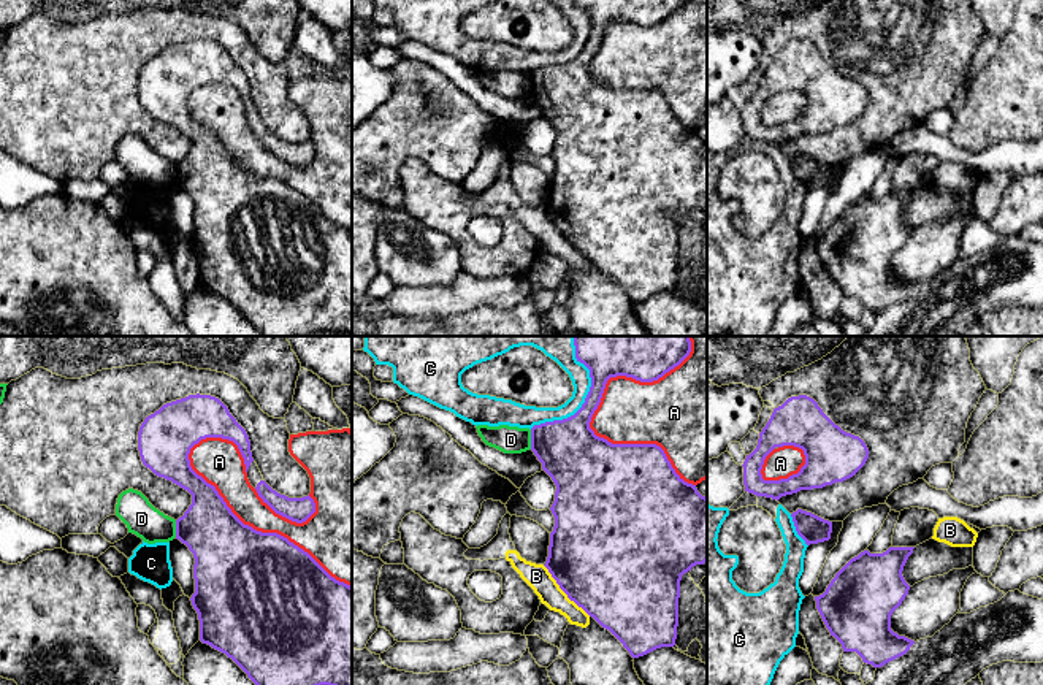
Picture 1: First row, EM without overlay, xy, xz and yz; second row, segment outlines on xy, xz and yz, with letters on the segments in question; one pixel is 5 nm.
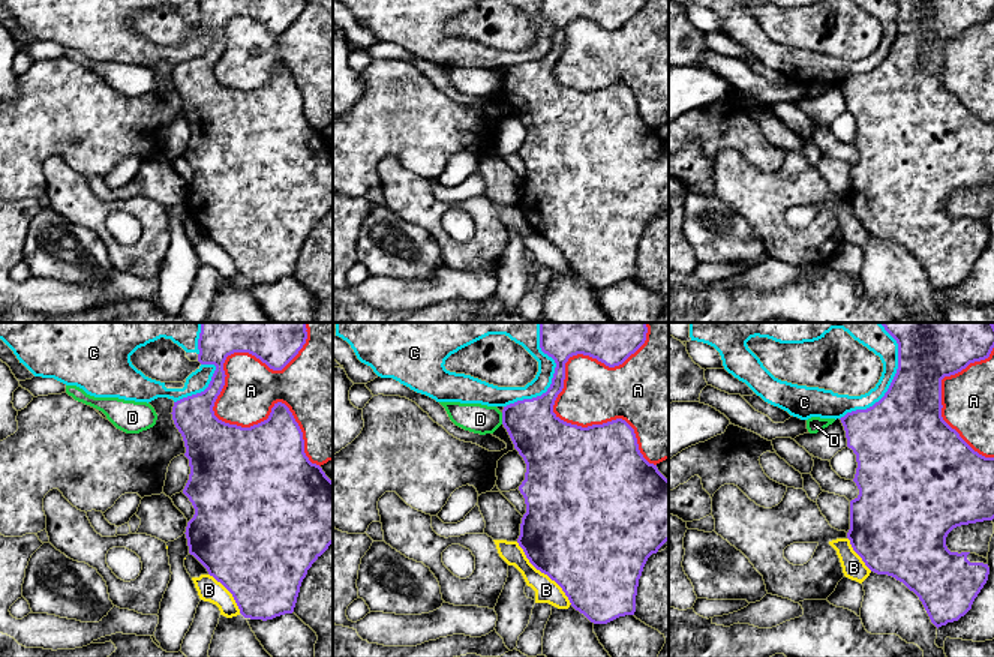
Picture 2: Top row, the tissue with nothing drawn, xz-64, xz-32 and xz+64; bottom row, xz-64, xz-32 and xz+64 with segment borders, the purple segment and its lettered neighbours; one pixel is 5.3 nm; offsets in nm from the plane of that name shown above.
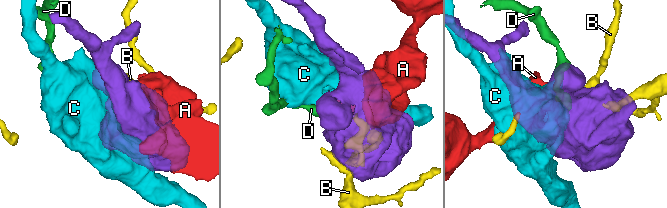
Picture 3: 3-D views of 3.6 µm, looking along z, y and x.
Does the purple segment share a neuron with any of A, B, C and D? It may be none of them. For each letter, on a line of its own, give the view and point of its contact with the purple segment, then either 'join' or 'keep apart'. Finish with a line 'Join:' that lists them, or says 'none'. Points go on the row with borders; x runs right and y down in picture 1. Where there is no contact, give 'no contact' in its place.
A: xz (593, 413) | keep apart
B: xz (563, 590) | keep apart
C: xz (587, 397) | keep apart
D: xz (531, 440) | keep apart
Join: none

